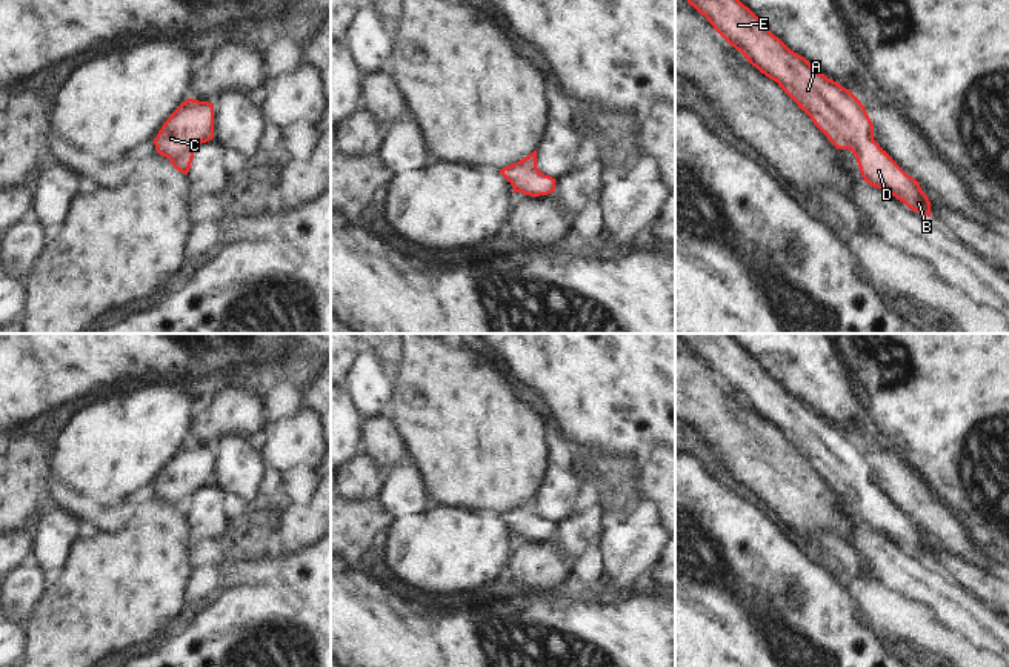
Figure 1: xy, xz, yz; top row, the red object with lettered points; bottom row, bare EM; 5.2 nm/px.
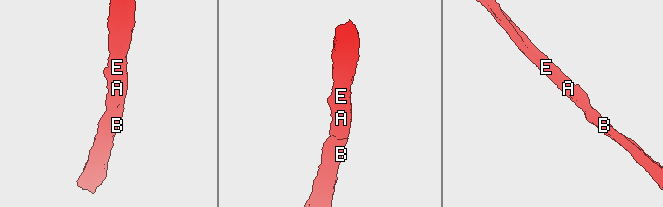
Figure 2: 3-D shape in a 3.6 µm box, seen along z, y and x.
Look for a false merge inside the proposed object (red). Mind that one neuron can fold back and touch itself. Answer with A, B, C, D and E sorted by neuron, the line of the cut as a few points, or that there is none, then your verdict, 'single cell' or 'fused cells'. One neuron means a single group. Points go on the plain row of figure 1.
groups A B C D E; cut none; single cell

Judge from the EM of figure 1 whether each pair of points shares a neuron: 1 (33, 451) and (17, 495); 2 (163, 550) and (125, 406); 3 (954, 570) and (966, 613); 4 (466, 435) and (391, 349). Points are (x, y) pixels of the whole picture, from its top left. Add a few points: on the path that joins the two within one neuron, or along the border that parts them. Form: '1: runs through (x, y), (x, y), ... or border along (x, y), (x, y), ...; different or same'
1: runs through (23, 461), (17, 474), (17, 484); same
2: border along (154, 494), (139, 506), (125, 506), (117, 514); different
3: border along (931, 561), (988, 606); different
4: border along (402, 349), (402, 357), (392, 372); different

